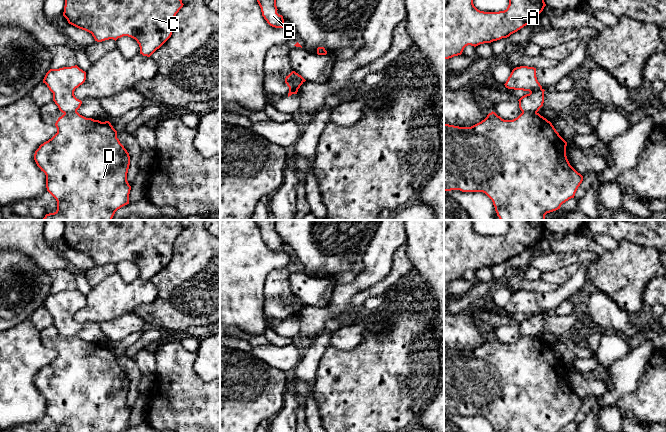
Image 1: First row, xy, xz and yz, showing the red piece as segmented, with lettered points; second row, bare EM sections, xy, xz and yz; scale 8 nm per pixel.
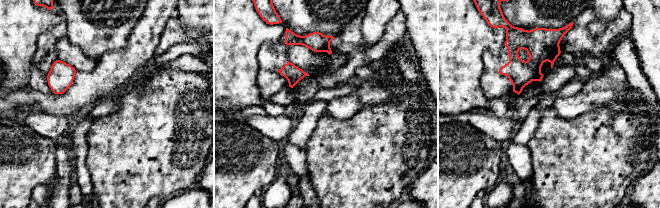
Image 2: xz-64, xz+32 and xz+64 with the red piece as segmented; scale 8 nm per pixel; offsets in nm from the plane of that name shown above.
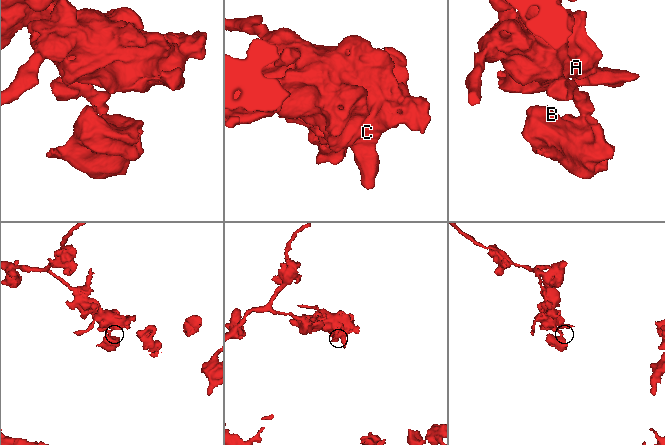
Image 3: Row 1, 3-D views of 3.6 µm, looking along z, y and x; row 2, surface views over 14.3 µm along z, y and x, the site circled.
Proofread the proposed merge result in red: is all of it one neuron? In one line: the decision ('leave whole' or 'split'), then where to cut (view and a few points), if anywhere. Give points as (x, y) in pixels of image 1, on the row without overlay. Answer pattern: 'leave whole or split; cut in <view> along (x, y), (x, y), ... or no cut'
split; cut in yz along (522, 335), (536, 337)

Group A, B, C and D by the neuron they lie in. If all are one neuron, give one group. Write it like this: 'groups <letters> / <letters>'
groups A C / B D

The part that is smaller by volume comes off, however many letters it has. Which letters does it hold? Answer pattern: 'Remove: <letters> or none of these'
Remove: B, D

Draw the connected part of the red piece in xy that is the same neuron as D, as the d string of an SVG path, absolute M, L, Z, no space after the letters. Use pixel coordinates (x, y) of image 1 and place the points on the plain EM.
M77 335L64 337L55 347L57 357L35 375L34 384L46 399L47 415L56 423L57 432L121 432L129 428L131 410L127 405L130 380L117 362L109 345L86 342Z

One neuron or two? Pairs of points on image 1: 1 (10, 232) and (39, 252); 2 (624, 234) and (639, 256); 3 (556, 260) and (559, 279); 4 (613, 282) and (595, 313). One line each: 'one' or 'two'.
1: one
2: two
3: two
4: two

